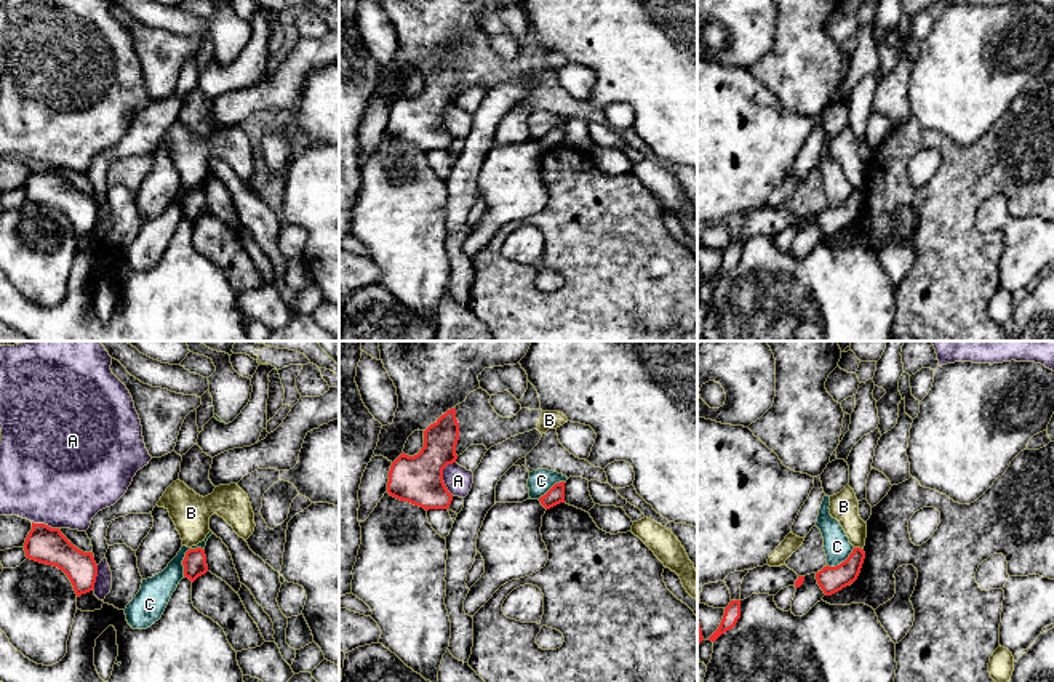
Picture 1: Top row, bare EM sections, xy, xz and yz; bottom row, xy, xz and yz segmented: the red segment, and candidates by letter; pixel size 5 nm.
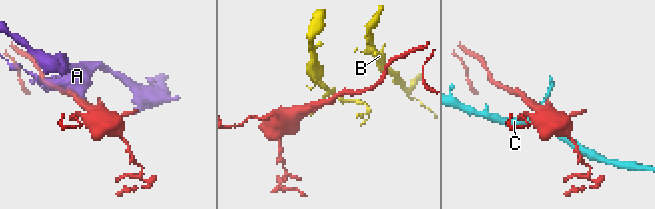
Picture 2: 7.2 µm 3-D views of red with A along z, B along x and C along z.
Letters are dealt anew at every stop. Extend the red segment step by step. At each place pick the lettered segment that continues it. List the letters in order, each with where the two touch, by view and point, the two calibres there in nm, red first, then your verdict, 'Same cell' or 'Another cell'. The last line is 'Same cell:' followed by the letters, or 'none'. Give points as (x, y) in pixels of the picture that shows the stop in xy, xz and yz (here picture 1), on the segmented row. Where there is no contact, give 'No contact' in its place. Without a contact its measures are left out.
A: Touches red at xz (442, 477). Thickness 240 nm (red) against 140 nm. Another cell
B: Touches red at yz (859, 548). Thickness 130 nm (red) against 140 nm. Another cell
C: Touches red at xy (186, 556). Thickness 120 nm (red) against 160 nm. Another cell
Same cell: none

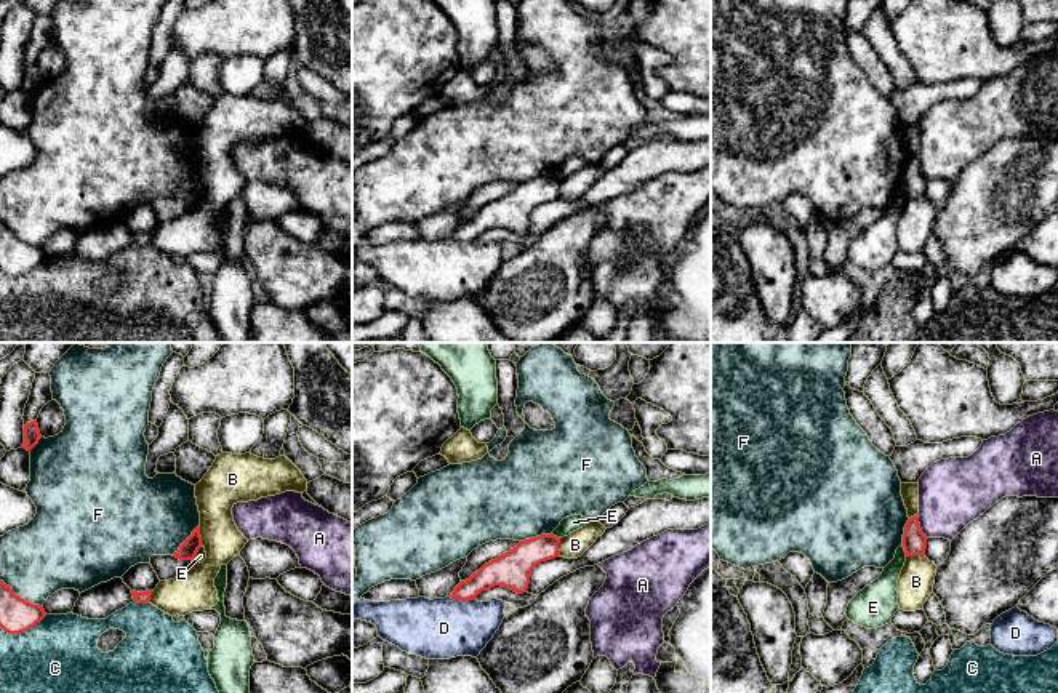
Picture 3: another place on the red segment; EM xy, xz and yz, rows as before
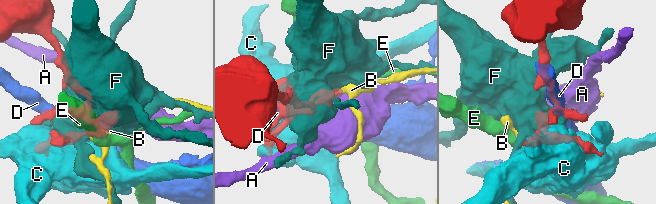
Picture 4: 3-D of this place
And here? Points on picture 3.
A: Touches red at yz (919, 527). Thickness 120 nm (red) against 340 nm. Same cell
B: Touches red at xy (200, 536). Thickness 90 nm (red) against 200 nm. Another cell
C: Touches red at xy (23, 631). Thickness 170 nm (red) against 380 nm. Another cell
D: Touches red at xz (463, 600). Thickness 150 nm (red) against 300 nm. Another cell
E: Touches red at yz (905, 551). Thickness 120 nm (red) against 160 nm. Another cell
F: Touches red at xy (20, 597). Thickness 170 nm (red) against 380 nm. Another cell
Same cell: A

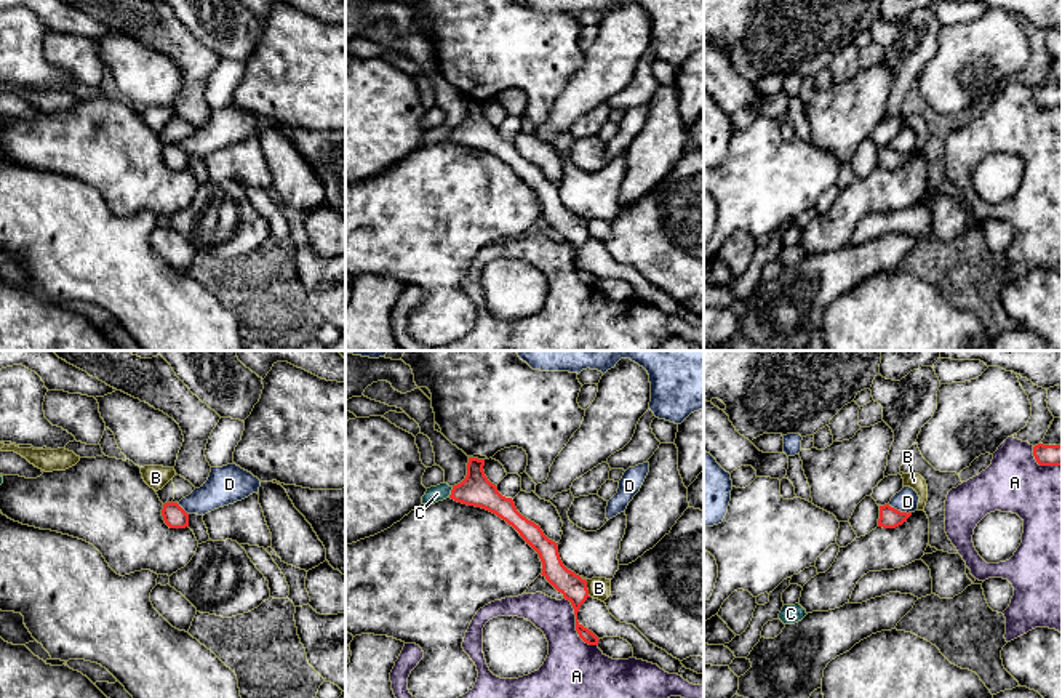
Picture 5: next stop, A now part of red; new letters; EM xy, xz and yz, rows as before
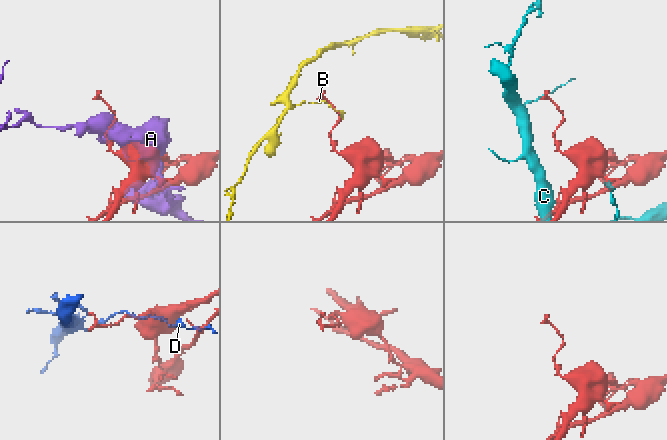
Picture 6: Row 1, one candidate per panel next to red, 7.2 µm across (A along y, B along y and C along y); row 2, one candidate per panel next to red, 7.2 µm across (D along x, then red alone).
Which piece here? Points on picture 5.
A: Touches red at xz (576, 626). Thickness 130 nm (red) against 280 nm. Another cell
B: Touches red at xz (587, 589). Thickness 130 nm (red) against 110 nm. Another cell
C: Touches red at xz (451, 492). Thickness 160 nm (red) against 80 nm. Another cell
D: Touches red at yz (899, 511). Thickness 110 nm (red) against 120 nm. Another cell
Same cell: none

